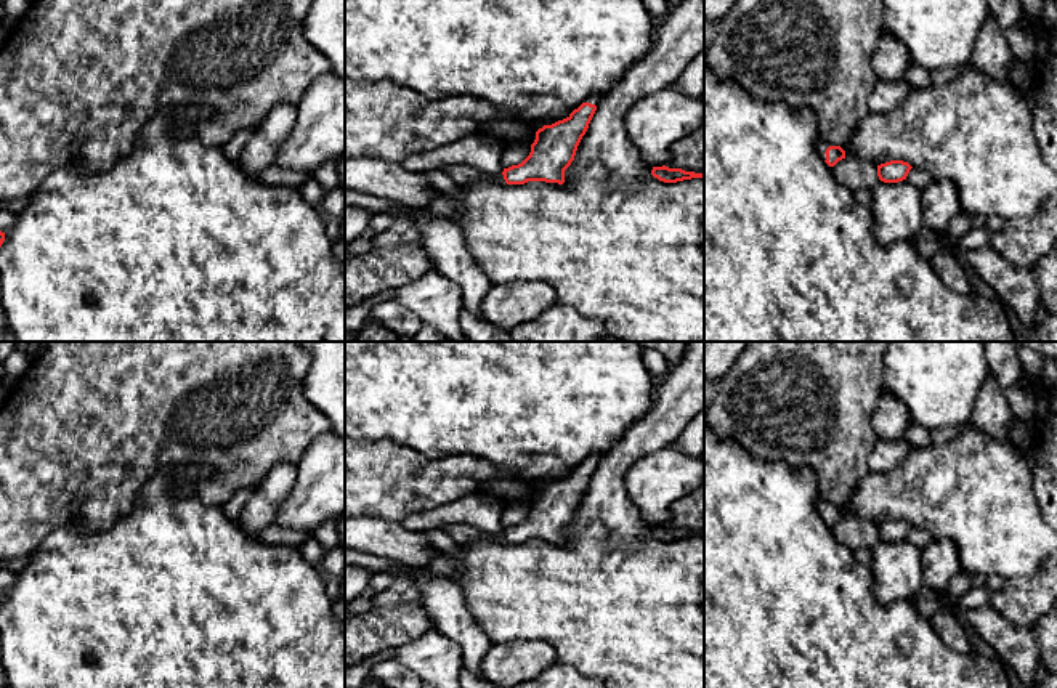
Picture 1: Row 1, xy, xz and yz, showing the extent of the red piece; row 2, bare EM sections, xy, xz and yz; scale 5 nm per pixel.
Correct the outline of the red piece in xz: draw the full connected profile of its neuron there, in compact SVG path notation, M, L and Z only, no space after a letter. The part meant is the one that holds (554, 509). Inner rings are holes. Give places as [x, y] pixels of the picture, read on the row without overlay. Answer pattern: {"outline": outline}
{"outline": "M603 452L587 457L566 478L536 491L529 515L518 524L504 528L507 544L528 540L565 542L565 529L574 520L577 505L600 463Z"}

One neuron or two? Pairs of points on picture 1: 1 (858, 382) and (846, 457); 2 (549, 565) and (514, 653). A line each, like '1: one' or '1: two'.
1: one
2: two

